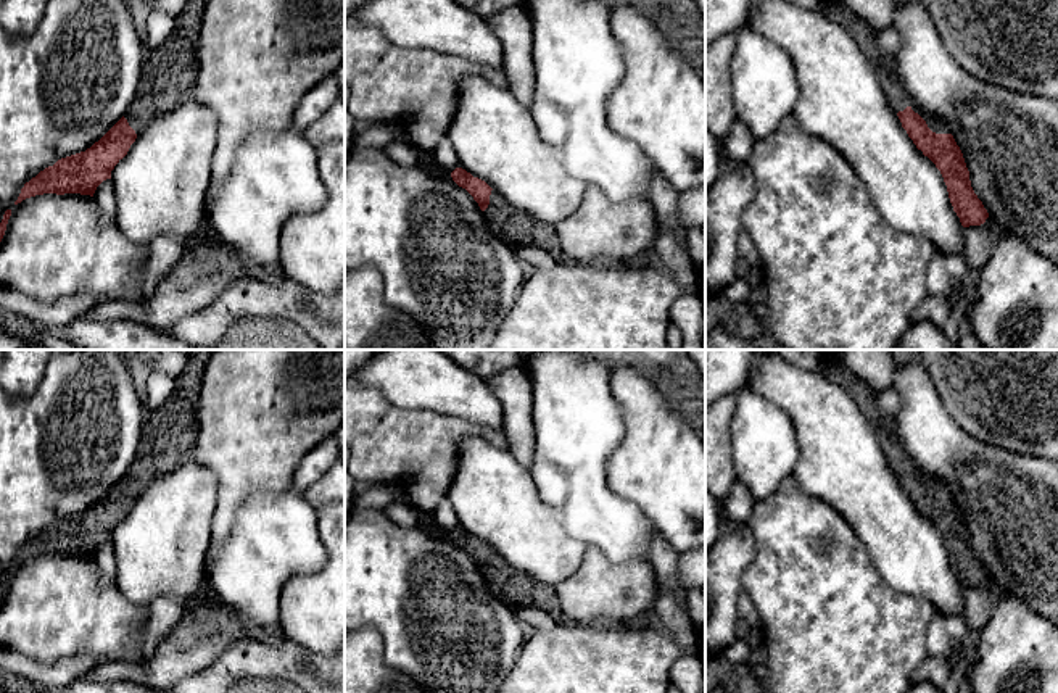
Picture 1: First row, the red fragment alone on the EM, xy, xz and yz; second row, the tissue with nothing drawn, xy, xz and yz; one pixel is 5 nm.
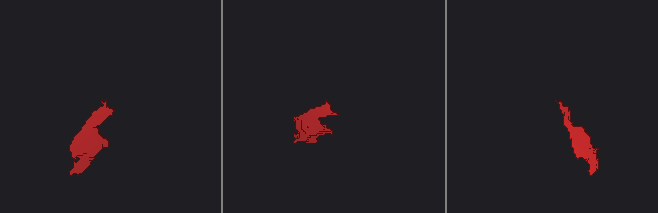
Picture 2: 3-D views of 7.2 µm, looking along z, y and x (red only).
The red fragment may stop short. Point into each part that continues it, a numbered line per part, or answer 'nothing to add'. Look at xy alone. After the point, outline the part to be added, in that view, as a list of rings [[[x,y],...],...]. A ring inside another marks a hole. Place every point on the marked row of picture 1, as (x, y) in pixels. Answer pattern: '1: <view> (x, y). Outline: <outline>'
1: xy (168, 78). Outline: [[[187,0],[172,35],[147,53],[137,95],[124,118],[138,135],[148,122],[193,97],[196,47],[209,0]]]

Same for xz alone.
1: xz (514, 228). Outline: [[[491,190],[490,205],[481,214],[491,234],[510,248],[539,247],[551,253],[557,264],[570,263],[554,229],[535,221],[527,213],[514,210],[494,190]]]

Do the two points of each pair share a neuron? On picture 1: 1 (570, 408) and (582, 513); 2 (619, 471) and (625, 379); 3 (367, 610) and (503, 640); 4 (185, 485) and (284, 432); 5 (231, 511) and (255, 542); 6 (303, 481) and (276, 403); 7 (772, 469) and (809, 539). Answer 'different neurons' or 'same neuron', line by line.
1: same neuron
2: same neuron
3: same neuron
4: different neurons
5: different neurons
6: different neurons
7: different neurons

